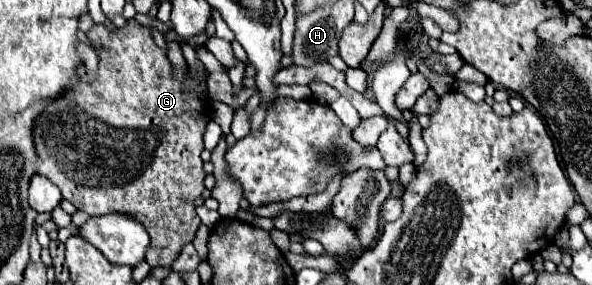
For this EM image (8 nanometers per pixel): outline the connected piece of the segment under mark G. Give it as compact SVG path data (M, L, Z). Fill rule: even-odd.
M130 19L128 25L118 29L114 35L106 33L108 31L102 25L94 25L88 33L94 43L110 51L100 57L96 77L88 81L88 71L82 65L78 69L76 85L52 101L36 121L34 143L40 157L38 173L58 185L64 199L68 199L76 209L86 211L90 217L124 213L140 221L152 239L146 263L150 267L170 267L176 261L176 255L180 255L180 249L194 241L202 223L196 215L194 201L206 191L206 173L202 169L200 153L204 151L203 135L210 113L204 109L198 87L192 79L188 79L186 85L172 79L172 65L166 51L154 43L150 27Z

